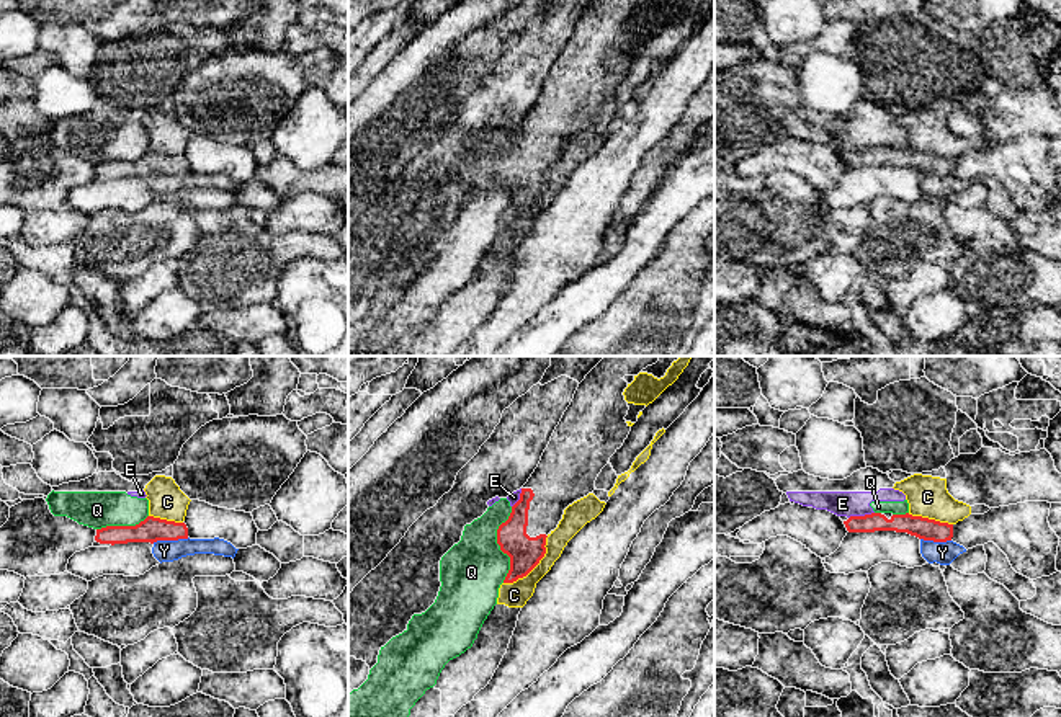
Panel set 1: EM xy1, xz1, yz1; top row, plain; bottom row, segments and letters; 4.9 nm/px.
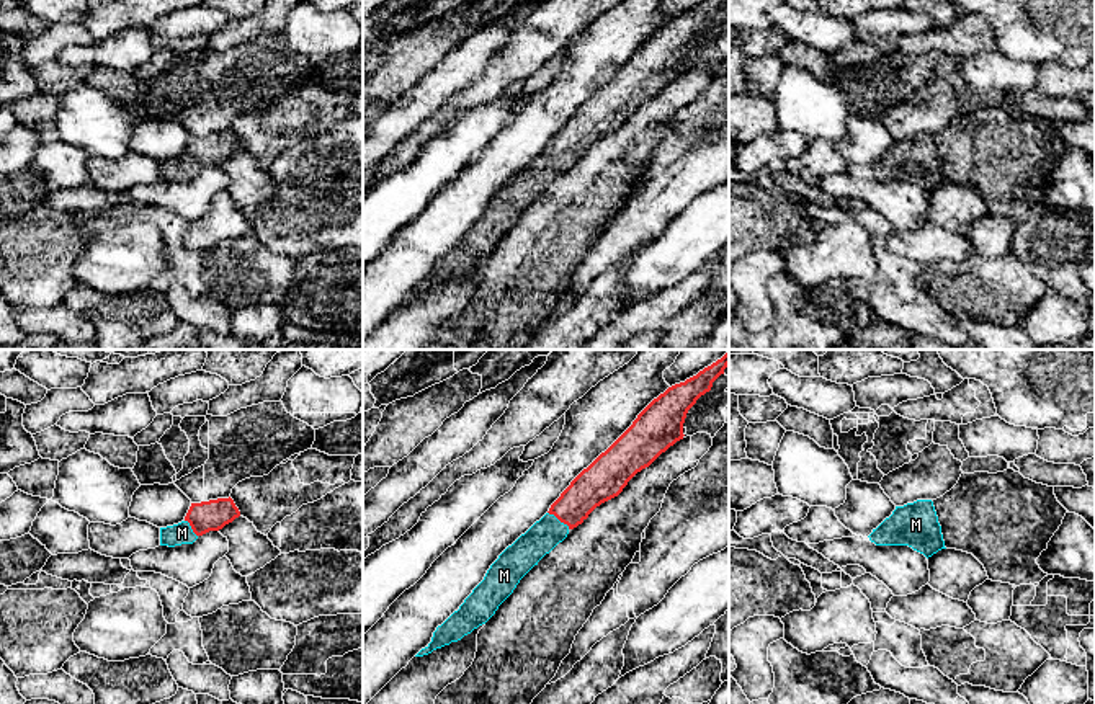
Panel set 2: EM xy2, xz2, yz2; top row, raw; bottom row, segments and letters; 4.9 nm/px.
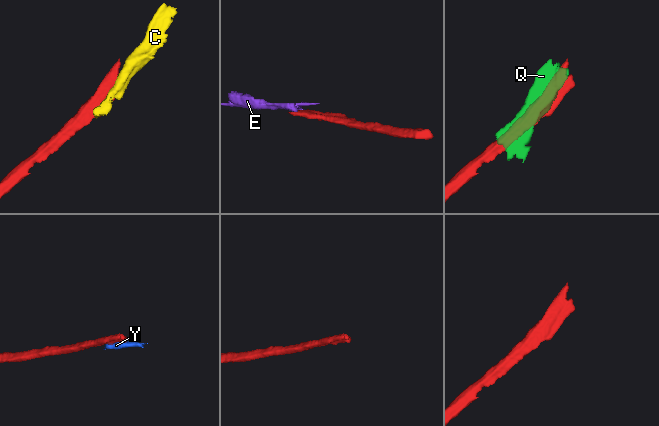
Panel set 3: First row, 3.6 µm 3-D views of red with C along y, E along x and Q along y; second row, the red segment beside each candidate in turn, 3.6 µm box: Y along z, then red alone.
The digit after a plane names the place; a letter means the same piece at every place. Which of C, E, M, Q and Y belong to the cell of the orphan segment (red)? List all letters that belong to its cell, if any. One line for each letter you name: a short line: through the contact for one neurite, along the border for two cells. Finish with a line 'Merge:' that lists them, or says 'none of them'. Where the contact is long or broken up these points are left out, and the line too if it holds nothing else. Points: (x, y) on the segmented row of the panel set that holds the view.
M: line xz2 (594, 485), (559, 520), (543, 536)
Merge: M

